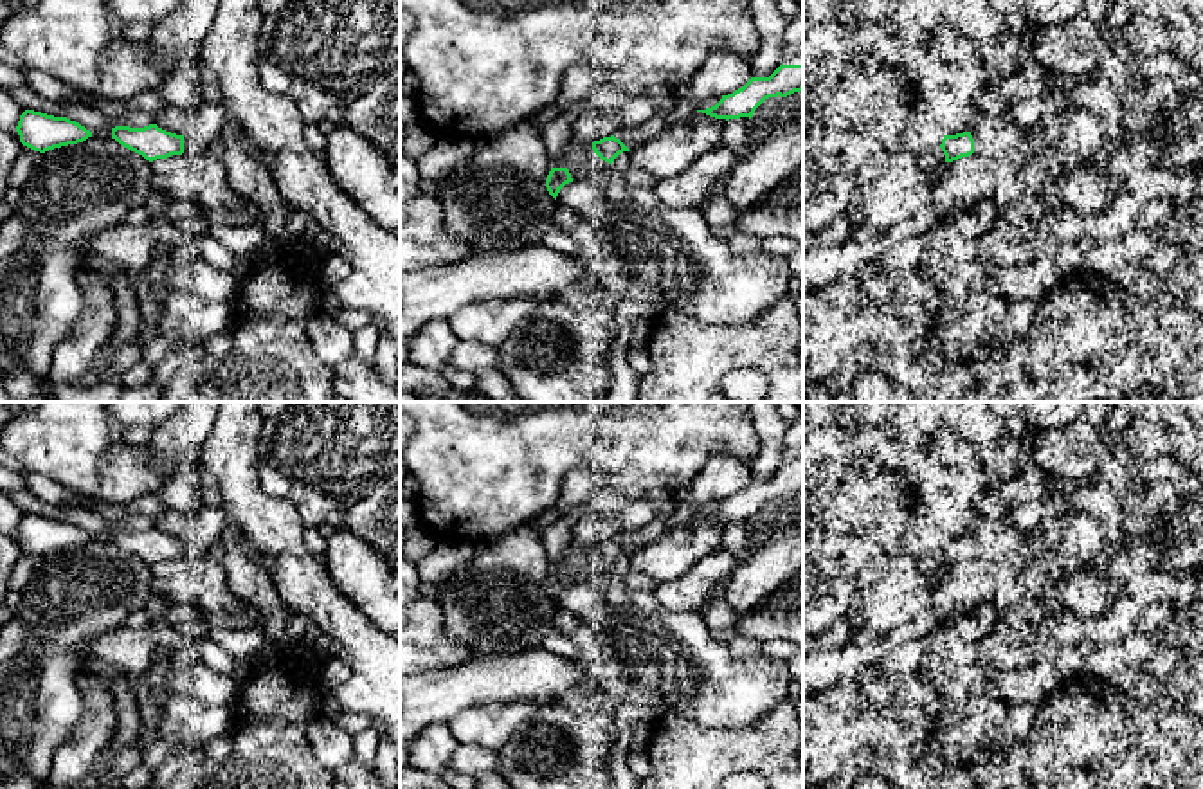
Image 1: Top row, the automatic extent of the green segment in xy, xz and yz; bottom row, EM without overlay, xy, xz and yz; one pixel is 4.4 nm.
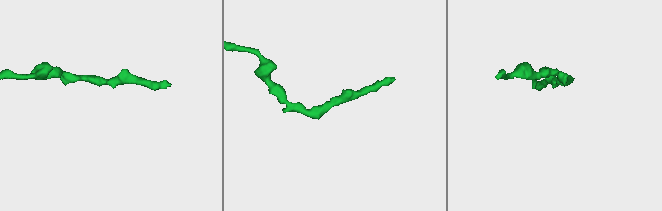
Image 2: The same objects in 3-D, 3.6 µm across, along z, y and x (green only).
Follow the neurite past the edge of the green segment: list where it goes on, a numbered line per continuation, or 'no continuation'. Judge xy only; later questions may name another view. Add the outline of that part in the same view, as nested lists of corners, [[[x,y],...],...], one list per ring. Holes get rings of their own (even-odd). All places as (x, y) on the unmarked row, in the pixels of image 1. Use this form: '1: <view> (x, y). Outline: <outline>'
no continuation

